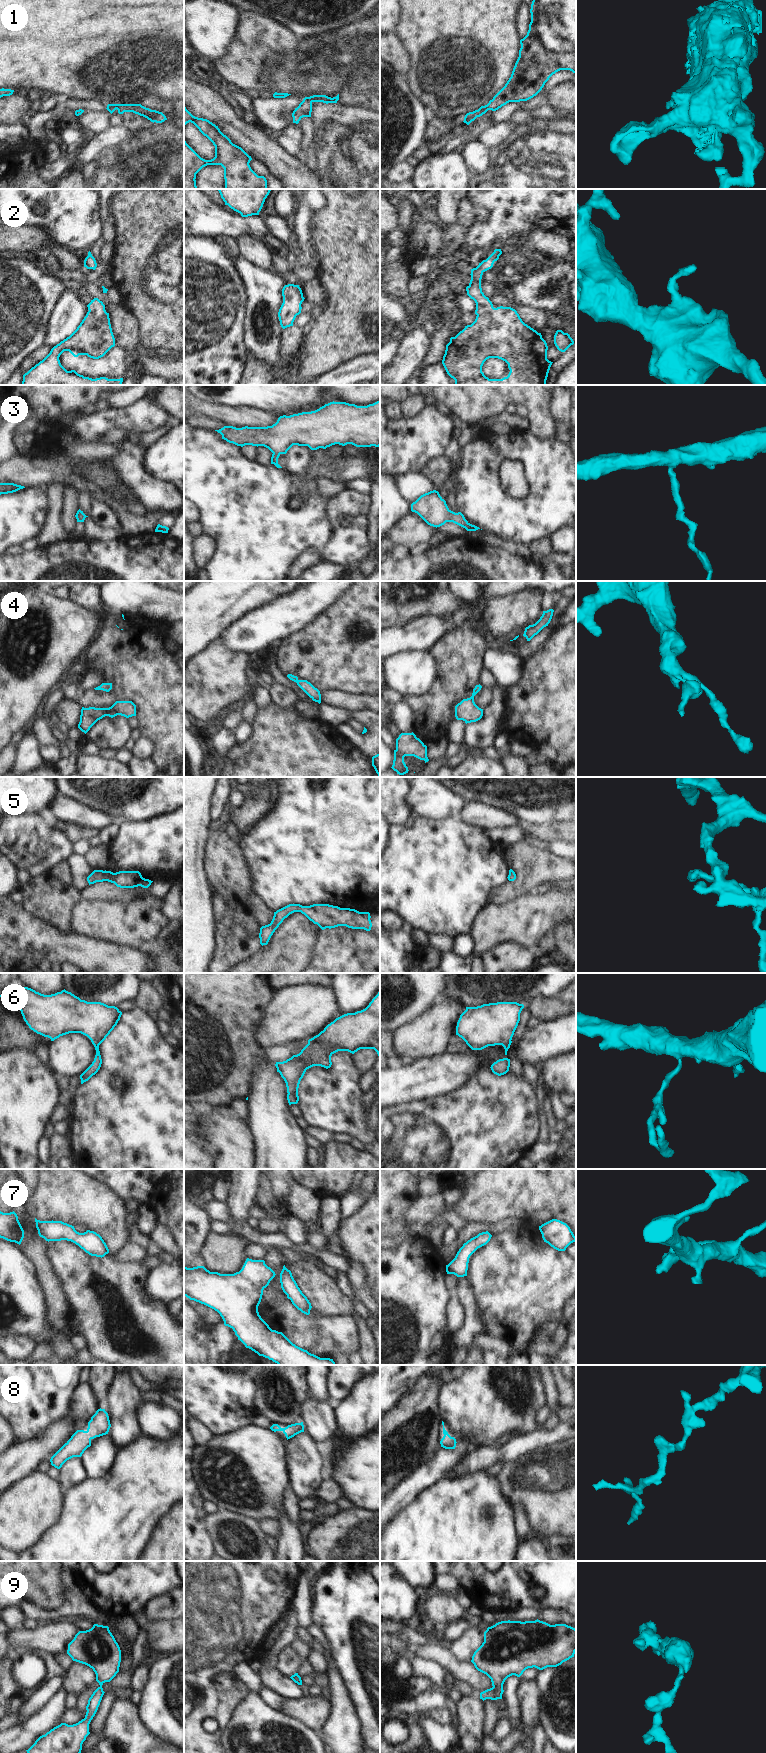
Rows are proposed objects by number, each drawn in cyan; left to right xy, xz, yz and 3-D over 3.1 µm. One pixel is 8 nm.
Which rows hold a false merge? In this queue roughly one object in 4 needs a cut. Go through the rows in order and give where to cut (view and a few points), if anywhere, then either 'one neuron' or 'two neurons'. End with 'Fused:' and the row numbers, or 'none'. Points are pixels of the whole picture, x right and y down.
1: cut in xz along (303, 99), (311, 102); two neurons
2: no cut; one neuron
3: no cut; one neuron
4: no cut; one neuron
5: no cut; one neuron
6: no cut; one neuron
7: no cut; one neuron
8: no cut; one neuron
9: no cut; one neuron
Fused: 1

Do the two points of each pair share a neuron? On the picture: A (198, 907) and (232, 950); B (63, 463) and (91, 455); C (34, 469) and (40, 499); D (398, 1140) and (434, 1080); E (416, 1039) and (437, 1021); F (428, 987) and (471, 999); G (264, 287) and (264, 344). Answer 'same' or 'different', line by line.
A: different
B: different
C: different
D: different
E: same
F: different
G: same

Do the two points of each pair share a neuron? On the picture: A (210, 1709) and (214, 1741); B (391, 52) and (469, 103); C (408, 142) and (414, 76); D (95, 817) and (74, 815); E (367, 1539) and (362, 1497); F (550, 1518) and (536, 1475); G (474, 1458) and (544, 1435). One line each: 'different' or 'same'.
A: same
B: different
C: different
D: same
E: different
F: same
G: same

